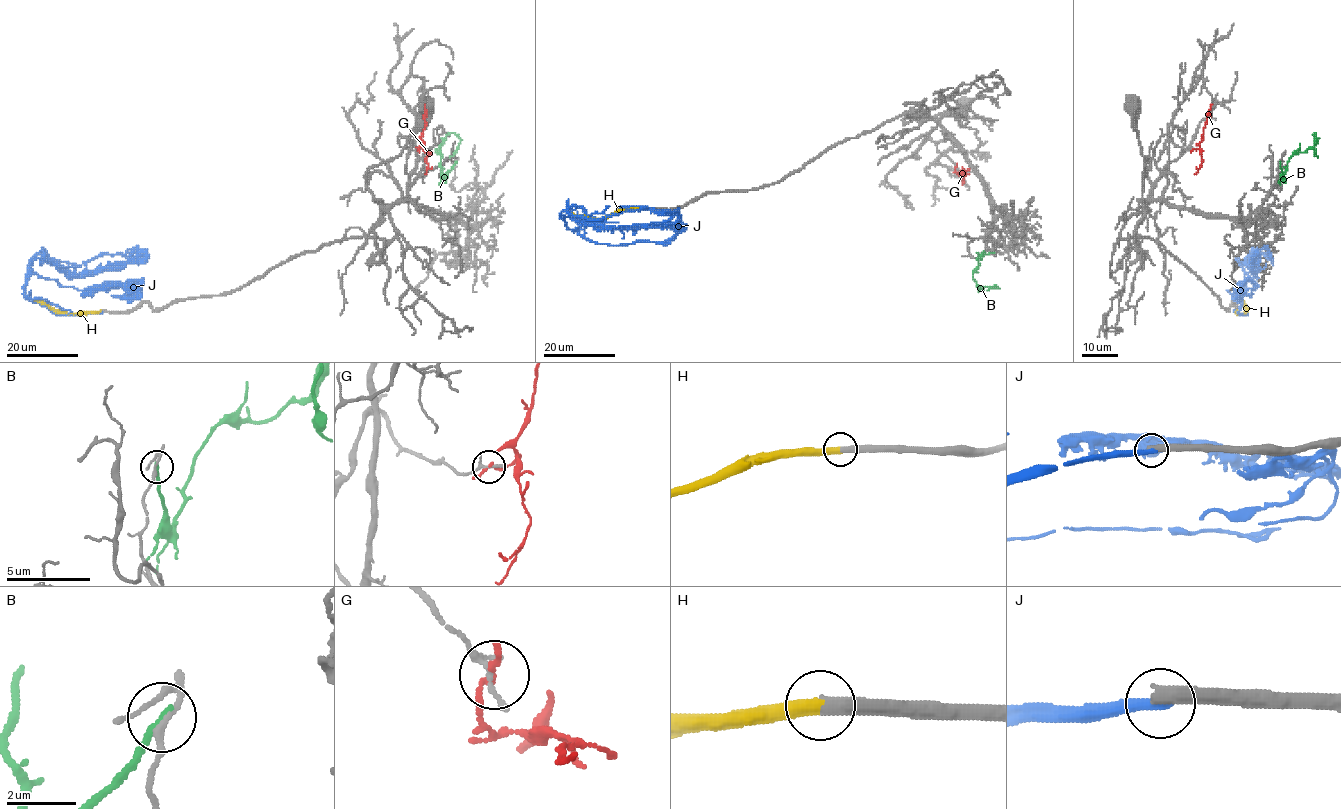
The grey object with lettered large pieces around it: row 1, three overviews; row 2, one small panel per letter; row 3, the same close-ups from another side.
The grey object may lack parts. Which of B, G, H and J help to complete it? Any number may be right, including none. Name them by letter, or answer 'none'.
H

